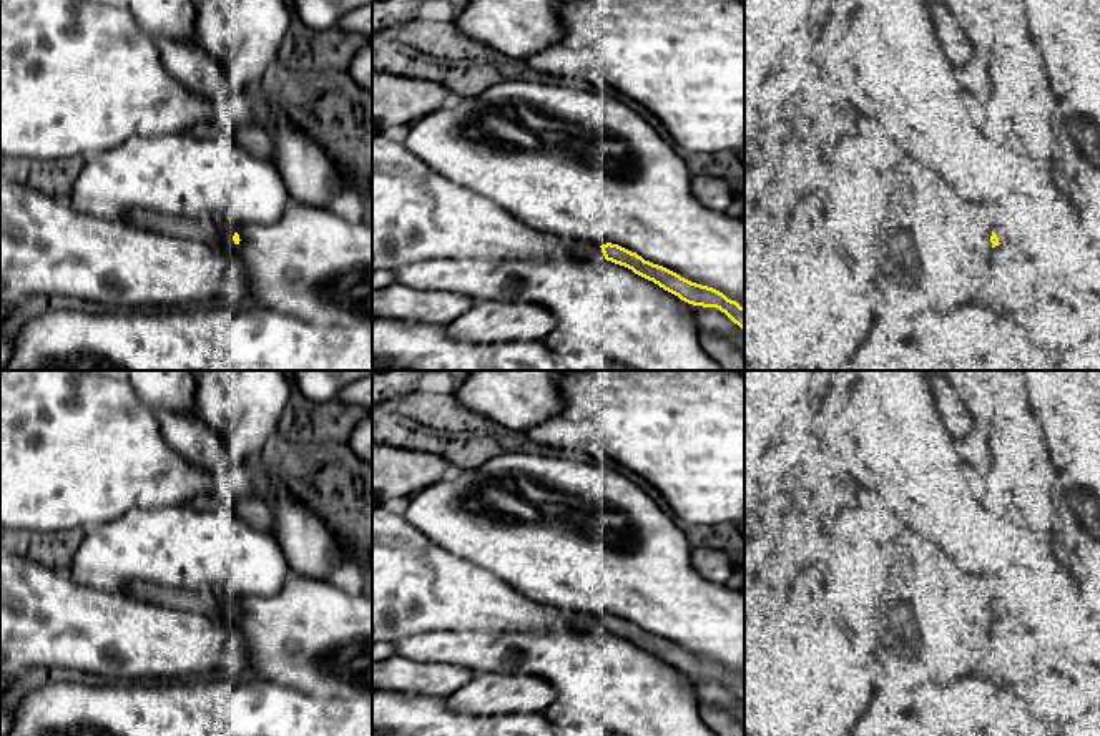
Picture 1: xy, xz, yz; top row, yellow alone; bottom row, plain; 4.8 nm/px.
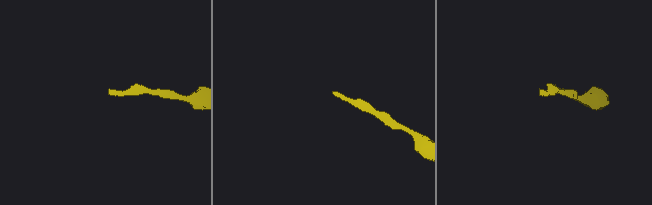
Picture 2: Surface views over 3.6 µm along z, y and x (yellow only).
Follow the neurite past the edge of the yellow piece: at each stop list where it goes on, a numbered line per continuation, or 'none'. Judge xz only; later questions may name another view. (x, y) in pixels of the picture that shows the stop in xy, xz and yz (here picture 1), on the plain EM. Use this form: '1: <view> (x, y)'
1: xz (590, 623)

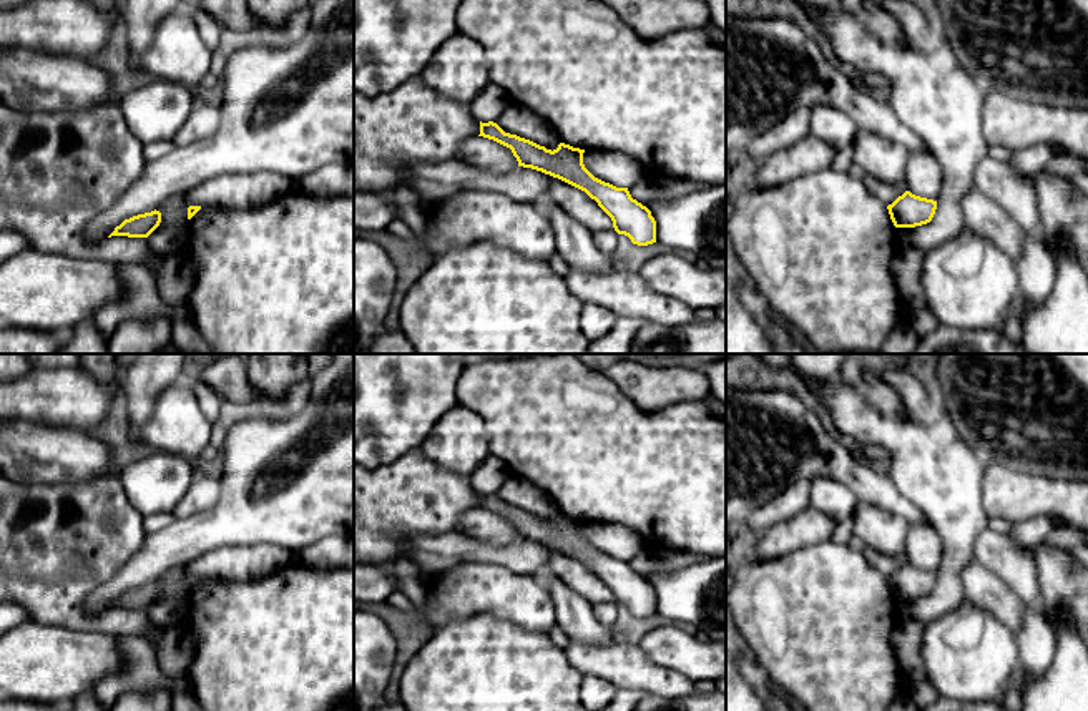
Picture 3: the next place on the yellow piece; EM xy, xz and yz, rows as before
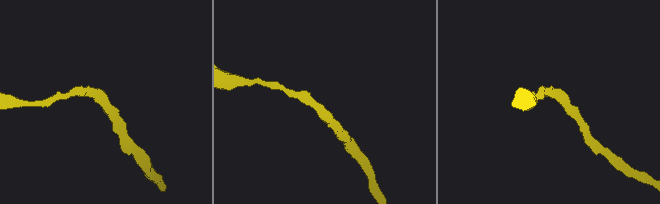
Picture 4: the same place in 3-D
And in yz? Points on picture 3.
none

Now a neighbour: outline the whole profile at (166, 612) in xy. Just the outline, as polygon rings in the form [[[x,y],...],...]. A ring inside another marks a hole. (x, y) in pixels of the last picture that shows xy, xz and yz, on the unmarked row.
[[[188,593],[158,600],[146,610],[146,613],[154,626],[168,628],[183,623],[186,610]]]

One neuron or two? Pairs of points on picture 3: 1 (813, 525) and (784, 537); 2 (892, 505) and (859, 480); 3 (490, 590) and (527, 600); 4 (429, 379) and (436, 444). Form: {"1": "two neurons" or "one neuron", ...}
{"1": "one neuron", "2": "one neuron", "3": "one neuron", "4": "two neurons"}

